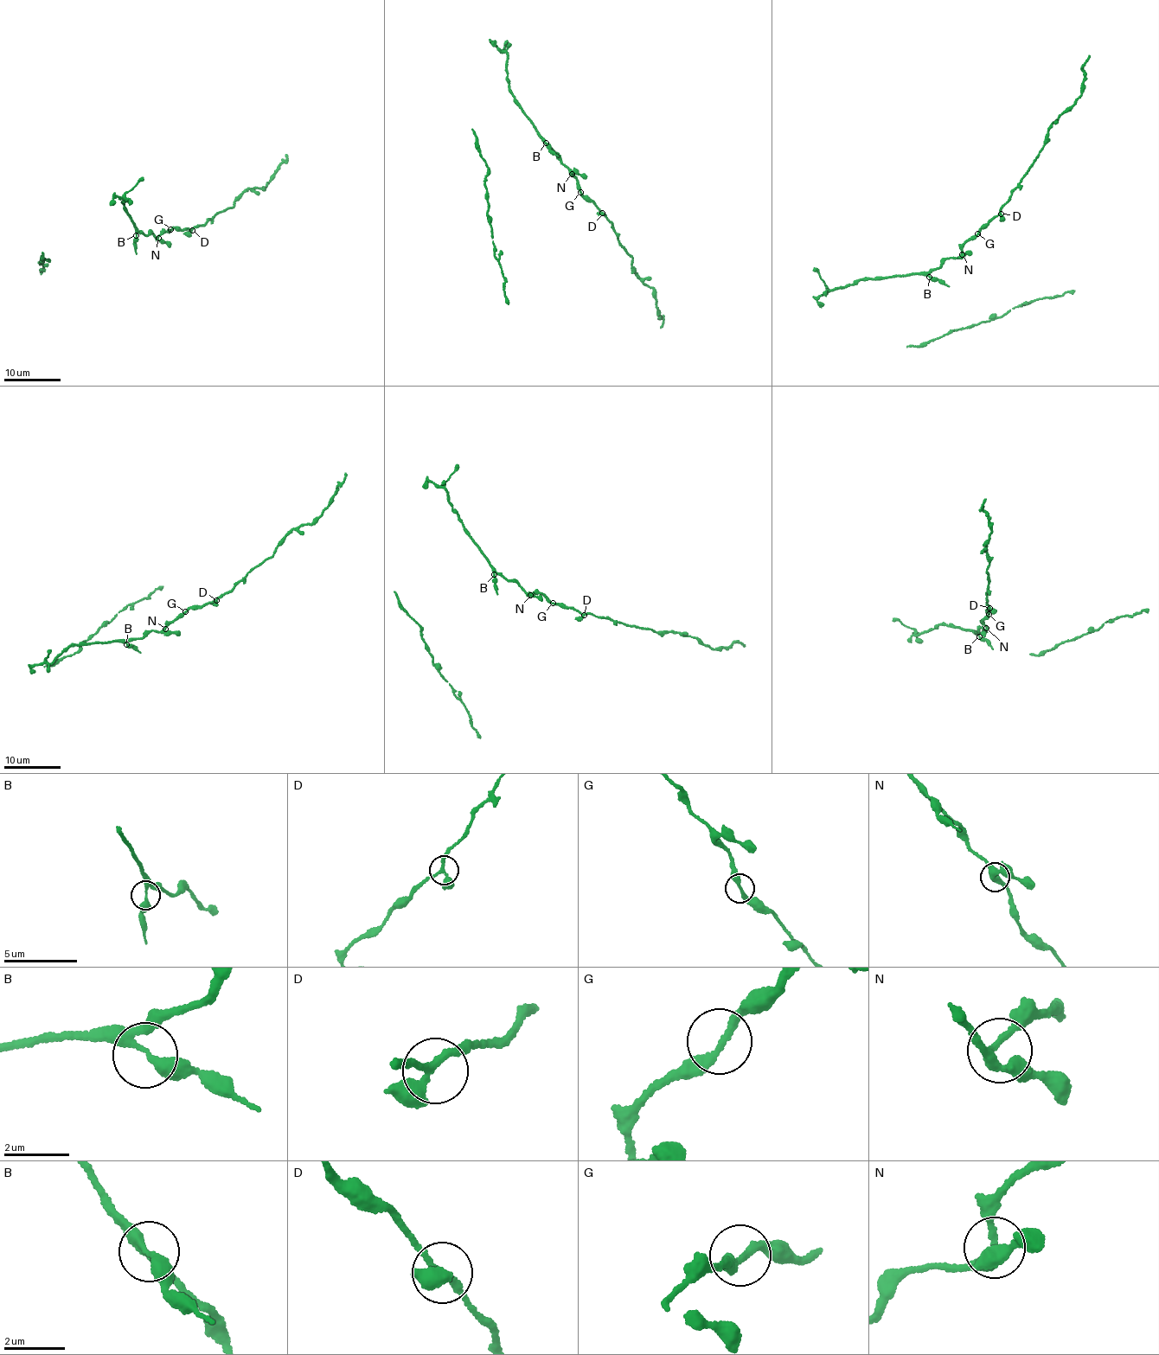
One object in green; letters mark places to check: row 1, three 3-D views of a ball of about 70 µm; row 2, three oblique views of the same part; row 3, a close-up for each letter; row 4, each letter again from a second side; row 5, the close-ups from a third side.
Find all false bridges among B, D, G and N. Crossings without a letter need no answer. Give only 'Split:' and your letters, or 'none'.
Split: none

